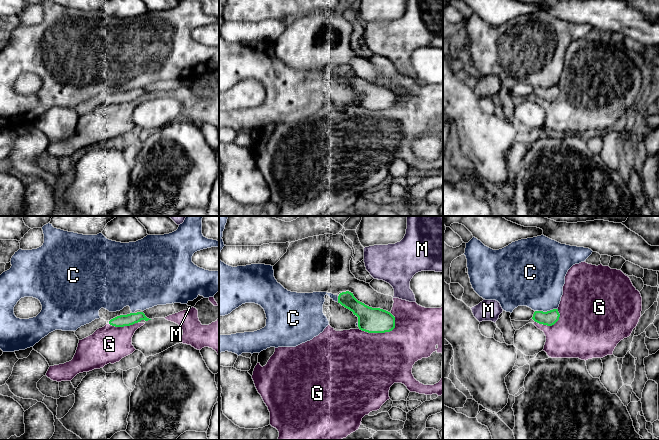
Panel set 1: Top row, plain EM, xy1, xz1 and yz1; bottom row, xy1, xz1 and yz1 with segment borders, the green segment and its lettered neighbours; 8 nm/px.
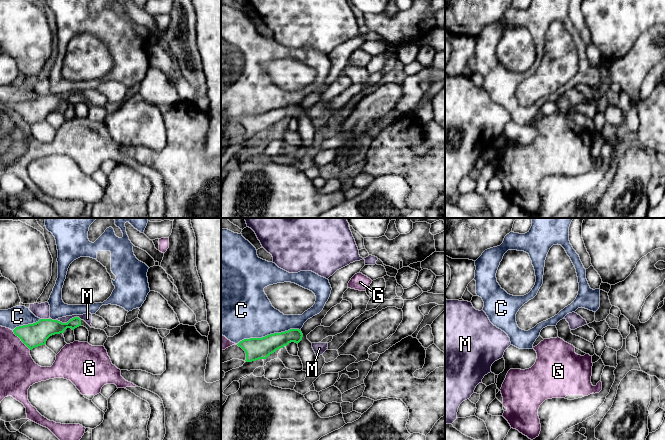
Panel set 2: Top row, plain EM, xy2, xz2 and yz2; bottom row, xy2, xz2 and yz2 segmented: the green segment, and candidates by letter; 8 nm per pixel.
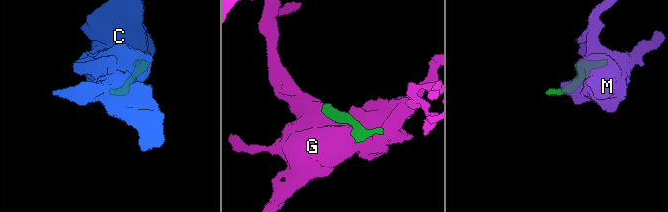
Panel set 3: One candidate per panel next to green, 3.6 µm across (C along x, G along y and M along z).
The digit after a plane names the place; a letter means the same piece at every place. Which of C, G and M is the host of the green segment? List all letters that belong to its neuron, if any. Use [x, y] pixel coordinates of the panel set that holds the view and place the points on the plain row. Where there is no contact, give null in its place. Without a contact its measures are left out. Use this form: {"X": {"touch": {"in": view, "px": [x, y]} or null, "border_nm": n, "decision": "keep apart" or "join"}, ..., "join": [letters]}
{"C": {"touch": {"in": "xz2", "px": [268, 111]}, "border_nm": 500, "decision": "keep apart"}, "G": {"touch": {"in": "xz1", "px": [381, 108]}, "border_nm": 320, "decision": "keep apart"}, "M": {"touch": {"in": "xy2", "px": [69, 96]}, "border_nm": 200, "decision": "keep apart"}, "join": []}

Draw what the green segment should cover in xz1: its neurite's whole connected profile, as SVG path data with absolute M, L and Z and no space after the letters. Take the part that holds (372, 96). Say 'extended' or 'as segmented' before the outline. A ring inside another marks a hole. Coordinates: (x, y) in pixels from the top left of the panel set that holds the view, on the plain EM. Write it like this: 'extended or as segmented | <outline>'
as segmented | M346 67L338 72L338 79L358 93L358 103L368 109L385 109L395 104L395 93L388 87L372 84L358 77L353 69Z

